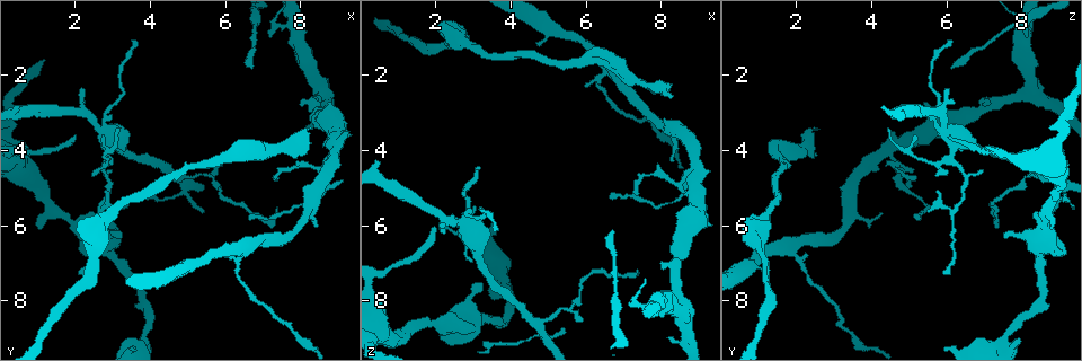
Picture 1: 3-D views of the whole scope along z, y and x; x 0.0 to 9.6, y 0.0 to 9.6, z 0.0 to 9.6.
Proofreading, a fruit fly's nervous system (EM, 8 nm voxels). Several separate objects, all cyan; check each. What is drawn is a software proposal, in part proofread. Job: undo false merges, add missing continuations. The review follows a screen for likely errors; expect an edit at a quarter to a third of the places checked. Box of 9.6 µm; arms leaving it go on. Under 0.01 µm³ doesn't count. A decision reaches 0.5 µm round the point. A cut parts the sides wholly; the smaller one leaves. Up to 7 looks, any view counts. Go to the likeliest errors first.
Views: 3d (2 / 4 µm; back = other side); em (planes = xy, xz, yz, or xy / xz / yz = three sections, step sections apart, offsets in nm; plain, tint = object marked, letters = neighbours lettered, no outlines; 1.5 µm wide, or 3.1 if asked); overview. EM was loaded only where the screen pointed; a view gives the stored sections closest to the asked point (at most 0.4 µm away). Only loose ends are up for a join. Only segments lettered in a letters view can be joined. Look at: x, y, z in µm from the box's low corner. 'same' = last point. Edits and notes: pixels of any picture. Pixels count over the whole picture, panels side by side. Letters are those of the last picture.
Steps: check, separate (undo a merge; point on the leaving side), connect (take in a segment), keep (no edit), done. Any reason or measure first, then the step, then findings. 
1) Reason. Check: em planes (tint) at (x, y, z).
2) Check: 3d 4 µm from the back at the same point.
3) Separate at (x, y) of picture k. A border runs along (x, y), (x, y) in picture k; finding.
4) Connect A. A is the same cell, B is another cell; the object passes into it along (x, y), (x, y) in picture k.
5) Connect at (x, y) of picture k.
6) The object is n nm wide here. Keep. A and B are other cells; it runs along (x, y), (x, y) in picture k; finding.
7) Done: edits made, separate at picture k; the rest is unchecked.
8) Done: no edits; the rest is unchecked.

Sudden change in width. Check: em yz step 4 (tint) at (8.95, 4.05, 4.40).

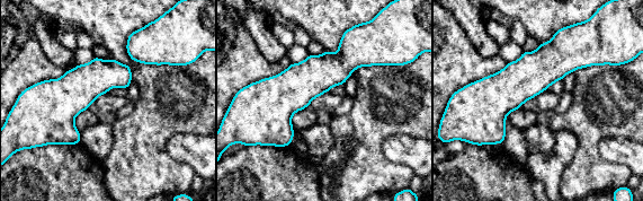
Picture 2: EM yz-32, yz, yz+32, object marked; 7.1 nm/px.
Check: em yz step 4 (letters) at the same point.

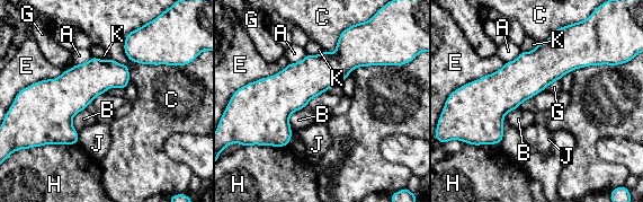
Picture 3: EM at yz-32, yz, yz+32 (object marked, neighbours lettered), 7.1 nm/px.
The longest contact is with C, 460 nm. Keep. A, B, C, E, G, H, J and K are other cells; a border runs along (506, 62), (499, 69), (461, 86) in picture 3; all the same cell.

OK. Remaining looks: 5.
Thin end. Check: 3d 2 µm at (8.30, 5.70, 4.35).

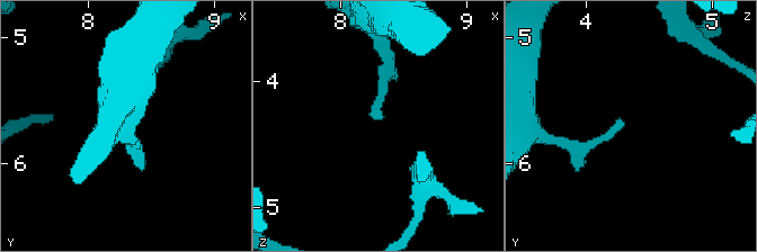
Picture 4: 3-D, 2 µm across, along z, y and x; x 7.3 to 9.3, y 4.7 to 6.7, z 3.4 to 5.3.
Shape alone is not enough. Check: em planes (letters) at (8.32, 5.70, 4.30).

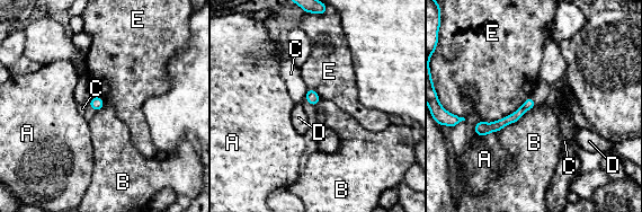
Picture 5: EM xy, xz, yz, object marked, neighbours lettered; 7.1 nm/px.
Keep. A, B, C, D and E are other cells; no lettered segment goes on from it.

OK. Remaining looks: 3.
Tapers out. Check: 3d 4 µm at (2.45, 4.65, 5.75).

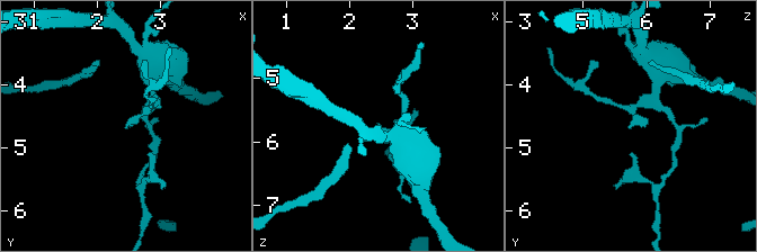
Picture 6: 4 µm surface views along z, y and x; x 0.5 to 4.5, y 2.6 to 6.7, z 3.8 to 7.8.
Check: em planes (letters) at (2.40, 4.65, 5.75).

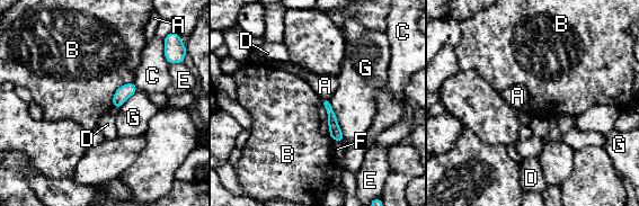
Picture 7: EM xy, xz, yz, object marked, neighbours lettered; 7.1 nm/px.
Keep. A, B, C, D, E, F and G are other cells; a border runs along (320, 100), (333, 140) in picture 7; no lettered segment goes on from it.

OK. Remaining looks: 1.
Done: no edits; the rest is unchecked.

